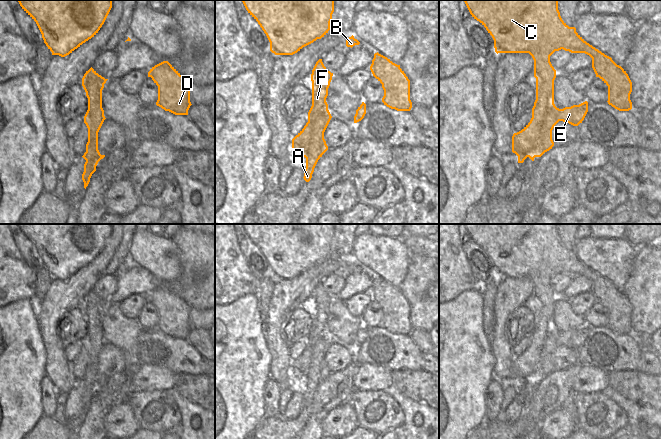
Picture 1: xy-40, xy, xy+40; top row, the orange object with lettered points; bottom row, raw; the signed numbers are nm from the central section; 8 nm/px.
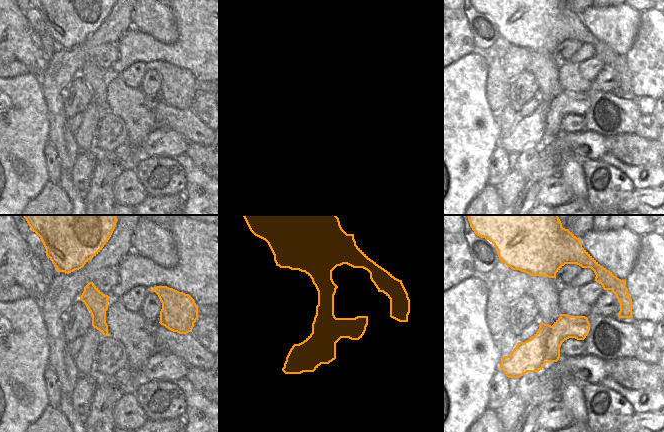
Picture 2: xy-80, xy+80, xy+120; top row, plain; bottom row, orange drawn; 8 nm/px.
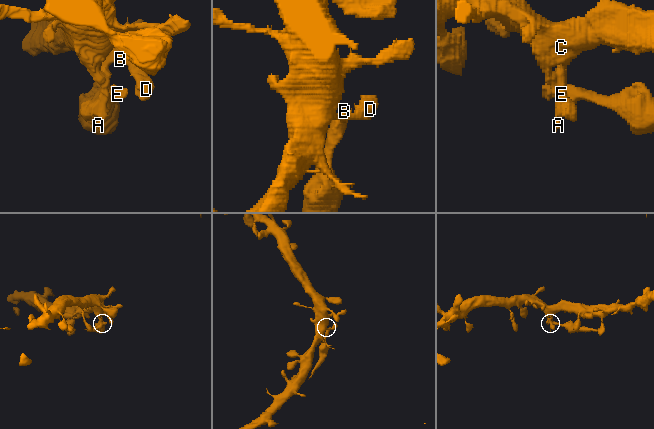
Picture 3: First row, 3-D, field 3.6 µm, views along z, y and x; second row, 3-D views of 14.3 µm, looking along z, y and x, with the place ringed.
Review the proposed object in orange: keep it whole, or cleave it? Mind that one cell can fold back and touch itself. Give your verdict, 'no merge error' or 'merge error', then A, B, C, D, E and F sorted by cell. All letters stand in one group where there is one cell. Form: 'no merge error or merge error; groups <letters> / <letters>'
merge error; groups A B C D F / E

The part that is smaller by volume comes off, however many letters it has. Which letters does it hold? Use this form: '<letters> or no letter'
E

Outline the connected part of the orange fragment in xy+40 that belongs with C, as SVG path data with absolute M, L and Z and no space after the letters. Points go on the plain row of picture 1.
M464 224L470 238L479 245L492 260L495 276L498 277L529 277L534 284L534 301L536 302L536 324L532 332L530 346L512 360L512 376L518 380L518 387L529 381L541 381L542 352L548 336L555 331L554 304L556 294L550 286L550 280L561 273L571 277L585 277L592 282L592 292L608 310L608 328L619 335L632 333L630 318L632 306L626 295L617 289L611 281L605 279L569 251L561 242L558 224Z

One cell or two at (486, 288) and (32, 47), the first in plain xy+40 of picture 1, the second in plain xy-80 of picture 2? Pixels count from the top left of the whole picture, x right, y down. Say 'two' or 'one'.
two

